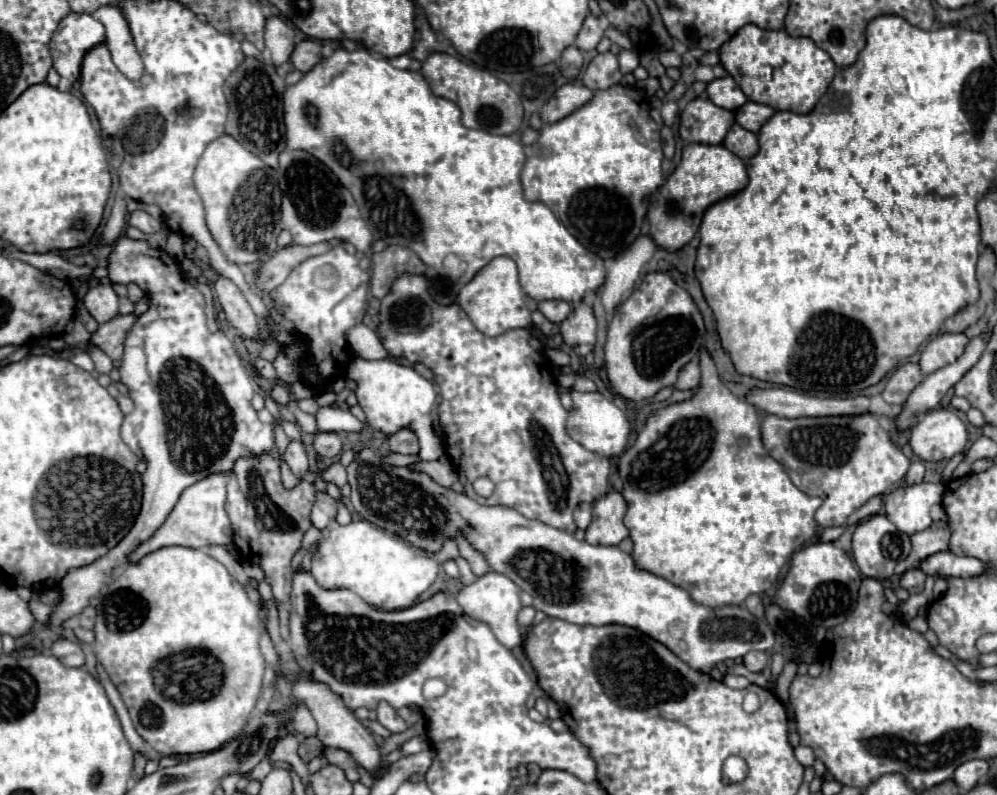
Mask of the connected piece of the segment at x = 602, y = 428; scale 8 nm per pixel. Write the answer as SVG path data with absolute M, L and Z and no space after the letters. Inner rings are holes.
M571 392L573 398L573 410L569 412L567 420L567 432L569 436L579 442L583 448L597 452L601 456L619 456L625 452L629 434L631 434L631 422L623 410L619 410L615 404L611 404L603 394L591 392L591 394L581 394L581 392Z

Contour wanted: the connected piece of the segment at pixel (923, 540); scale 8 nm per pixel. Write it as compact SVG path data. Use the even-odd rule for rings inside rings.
M933 522L931 528L913 534L911 542L913 542L913 552L905 560L899 560L895 564L893 575L898 573L899 563L900 572L905 571L905 569L909 570L918 567L919 562L925 560L927 556L931 556L935 552L947 550L949 548L949 528L947 528L947 522Z

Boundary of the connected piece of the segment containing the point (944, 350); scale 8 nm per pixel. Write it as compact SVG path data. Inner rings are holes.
M941 334L933 338L921 354L921 360L919 360L921 372L927 376L939 370L941 366L953 364L965 352L967 344L969 344L969 338L965 334Z

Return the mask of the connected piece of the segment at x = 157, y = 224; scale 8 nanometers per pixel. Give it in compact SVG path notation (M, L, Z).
M135 210L135 212L131 212L129 218L127 218L127 222L129 222L133 228L141 230L143 234L155 234L155 232L159 232L161 226L163 226L161 218L153 218L153 216L147 214L145 210Z

